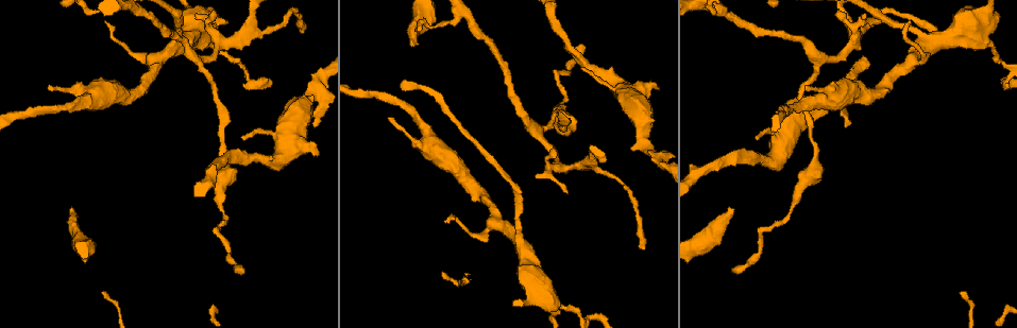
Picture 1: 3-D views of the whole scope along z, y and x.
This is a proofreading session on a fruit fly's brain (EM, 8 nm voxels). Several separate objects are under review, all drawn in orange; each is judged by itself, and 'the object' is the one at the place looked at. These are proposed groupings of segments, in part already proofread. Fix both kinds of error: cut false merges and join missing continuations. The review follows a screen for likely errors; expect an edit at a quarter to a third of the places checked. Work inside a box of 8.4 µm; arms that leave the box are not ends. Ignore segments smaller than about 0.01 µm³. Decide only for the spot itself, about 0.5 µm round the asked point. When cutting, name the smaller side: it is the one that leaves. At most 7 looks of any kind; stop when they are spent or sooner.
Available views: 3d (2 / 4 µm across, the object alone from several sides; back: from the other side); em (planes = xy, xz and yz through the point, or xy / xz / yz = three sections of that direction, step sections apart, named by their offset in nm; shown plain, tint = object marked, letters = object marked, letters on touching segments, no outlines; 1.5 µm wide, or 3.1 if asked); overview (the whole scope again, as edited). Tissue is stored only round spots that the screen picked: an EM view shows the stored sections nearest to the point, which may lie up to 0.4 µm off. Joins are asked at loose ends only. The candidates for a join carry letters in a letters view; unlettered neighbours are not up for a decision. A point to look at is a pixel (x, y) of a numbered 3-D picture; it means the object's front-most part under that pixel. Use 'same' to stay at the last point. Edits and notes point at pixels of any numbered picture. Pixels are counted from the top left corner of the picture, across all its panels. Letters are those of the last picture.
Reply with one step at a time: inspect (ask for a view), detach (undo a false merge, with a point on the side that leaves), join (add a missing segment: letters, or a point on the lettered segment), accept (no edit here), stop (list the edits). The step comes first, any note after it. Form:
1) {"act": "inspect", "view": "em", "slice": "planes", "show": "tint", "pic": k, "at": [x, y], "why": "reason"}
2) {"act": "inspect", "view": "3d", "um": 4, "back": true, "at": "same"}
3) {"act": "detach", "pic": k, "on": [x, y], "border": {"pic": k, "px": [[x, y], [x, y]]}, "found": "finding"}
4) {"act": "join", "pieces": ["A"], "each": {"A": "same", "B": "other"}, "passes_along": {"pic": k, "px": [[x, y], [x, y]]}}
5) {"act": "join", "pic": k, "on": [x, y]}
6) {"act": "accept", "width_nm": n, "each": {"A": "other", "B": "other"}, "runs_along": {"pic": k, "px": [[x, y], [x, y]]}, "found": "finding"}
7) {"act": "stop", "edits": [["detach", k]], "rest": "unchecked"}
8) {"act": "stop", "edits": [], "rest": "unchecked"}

{"act": "inspect", "view": "3d", "um": 2, "back": true, "pic": 1, "at": [73, 211], "why": "free end"}

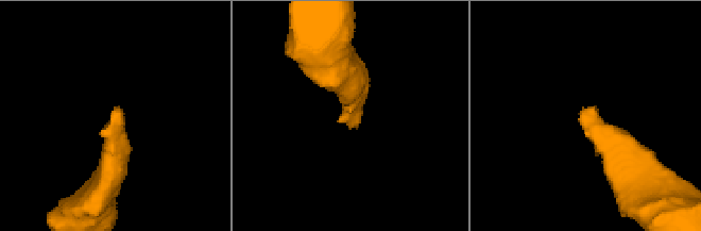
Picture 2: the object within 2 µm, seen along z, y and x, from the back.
{"act": "inspect", "view": "em", "slice": "planes", "show": "letters", "pic": 2, "at": [351, 129]}

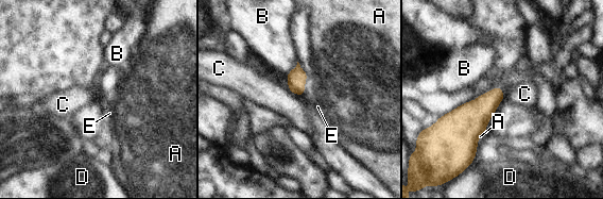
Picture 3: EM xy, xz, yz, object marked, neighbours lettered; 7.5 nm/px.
{"act": "accept", "each": {"A": "other", "B": "other", "C": "other", "D": "other", "E": "other"}, "found": "no lettered segment goes on from it"}

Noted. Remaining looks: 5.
{"act": "inspect", "view": "em", "slice": "planes", "show": "plain", "pic": 1, "at": [812, 163], "why": "calibre changes"}

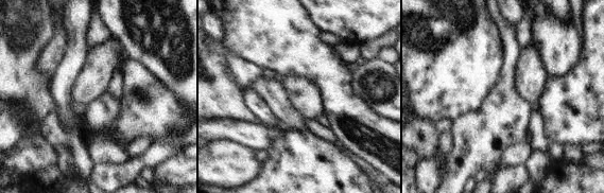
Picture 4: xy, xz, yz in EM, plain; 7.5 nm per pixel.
{"act": "inspect", "view": "em", "slice": "planes", "show": "tint", "at": "same", "why": "where the object lies"}

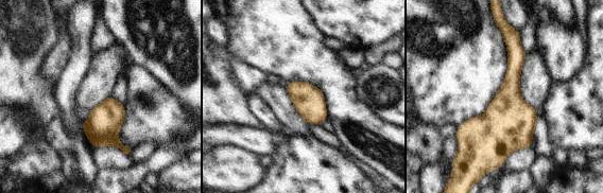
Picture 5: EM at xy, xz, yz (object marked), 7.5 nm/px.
{"act": "inspect", "view": "em", "slice": "planes", "show": "letters", "at": "same", "why": "what lies round it"}

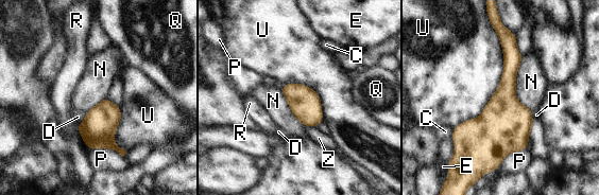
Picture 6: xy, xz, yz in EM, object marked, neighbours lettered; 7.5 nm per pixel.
{"act": "accept", "width_nm": 240, "each": {"C": "other", "D": "other", "E": "other", "N": "other", "P": "other", "Q": "other", "R": "other", "U": "other", "Z": "other"}, "border": {"pic": 6, "px": [[493, 28], [500, 83], [454, 128]]}, "found": "continuous, no second neuron"}

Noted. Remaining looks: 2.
{"act": "inspect", "view": "em", "slice": "xz", "step": 4, "show": "letters", "pic": 1, "at": [317, 155], "why": "thick end"}

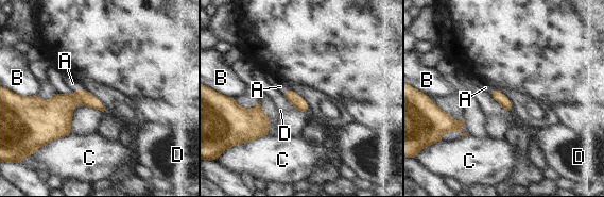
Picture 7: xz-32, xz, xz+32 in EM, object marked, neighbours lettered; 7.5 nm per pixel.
{"act": "inspect", "view": "em", "slice": "planes", "show": "letters", "at": "same", "why": "cut it another way"}

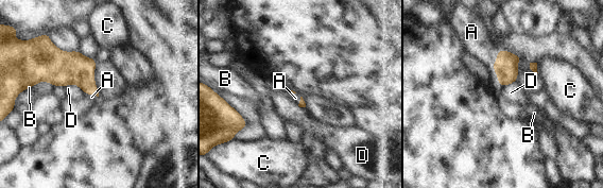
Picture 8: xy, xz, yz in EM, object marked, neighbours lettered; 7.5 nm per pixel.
{"act": "join", "pic": 8, "on": [476, 39], "longest_contact_nm": ["A", 280], "each": {"A": "same", "B": "other", "C": "other", "D": "other"}, "passes_along": {"pic": 8, "px": [[505, 67], [493, 67], [476, 39]]}, "found": "it goes on there"}

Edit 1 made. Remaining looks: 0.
{"act": "stop", "edits": [["join", 8]], "rest": "unchecked"}

